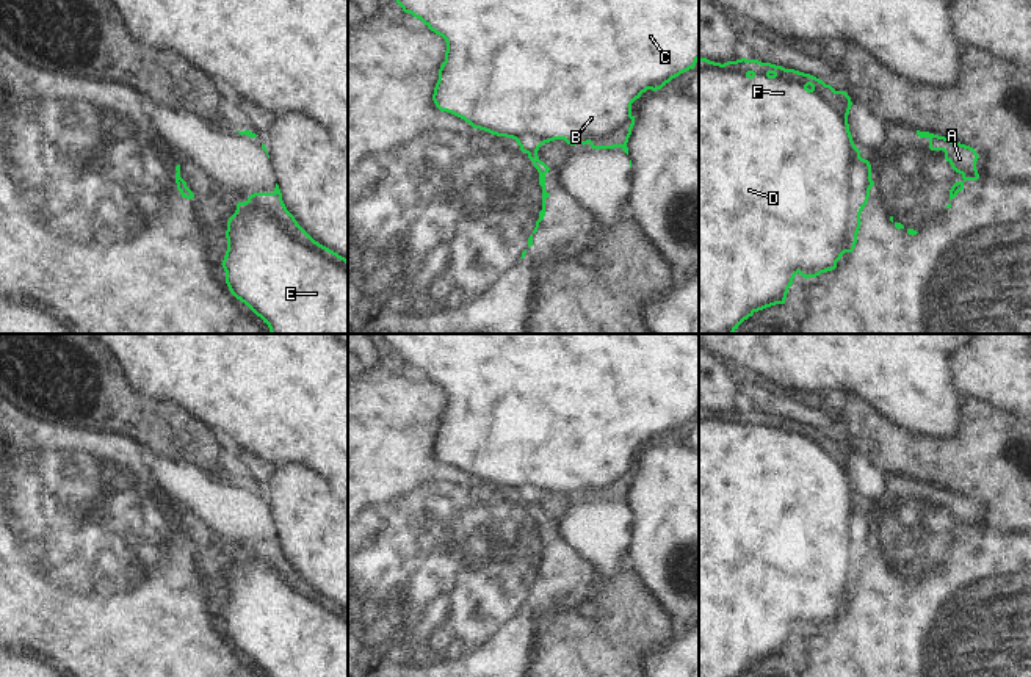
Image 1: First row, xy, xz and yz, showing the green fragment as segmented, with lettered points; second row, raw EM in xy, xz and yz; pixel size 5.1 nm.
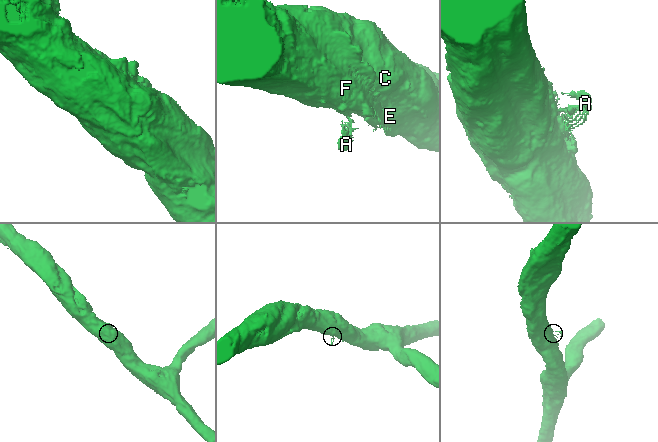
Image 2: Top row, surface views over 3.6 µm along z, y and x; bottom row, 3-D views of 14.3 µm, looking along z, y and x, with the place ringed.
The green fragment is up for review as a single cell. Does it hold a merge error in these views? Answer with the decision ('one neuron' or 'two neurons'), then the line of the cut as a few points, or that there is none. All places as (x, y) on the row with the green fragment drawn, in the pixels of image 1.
two neurons | xz (536, 152), (528, 155)

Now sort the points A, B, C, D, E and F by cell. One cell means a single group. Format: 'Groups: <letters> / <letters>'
Groups: A / B C D E F

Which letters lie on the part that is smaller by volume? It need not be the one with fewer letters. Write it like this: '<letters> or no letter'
A

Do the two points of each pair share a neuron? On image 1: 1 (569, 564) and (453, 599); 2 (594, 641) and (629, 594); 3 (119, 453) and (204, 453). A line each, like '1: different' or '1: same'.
1: same
2: same
3: different

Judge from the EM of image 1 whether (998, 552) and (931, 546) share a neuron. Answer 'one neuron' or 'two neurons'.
one neuron

